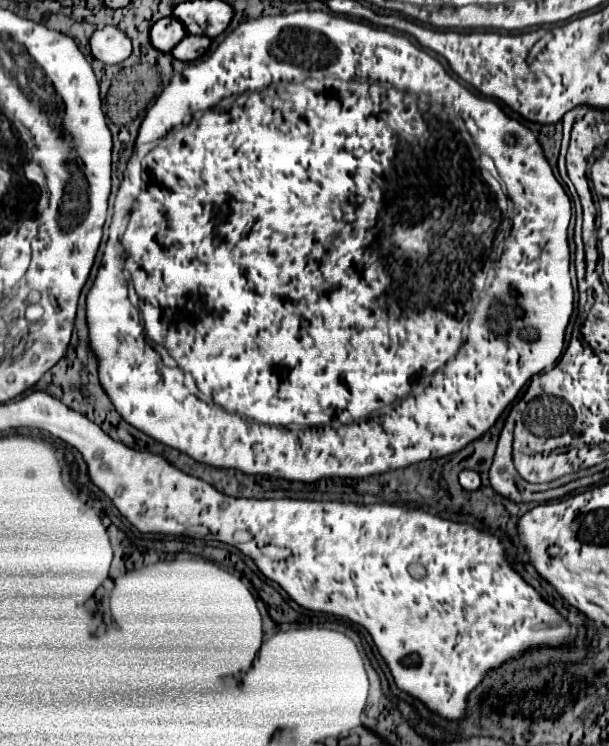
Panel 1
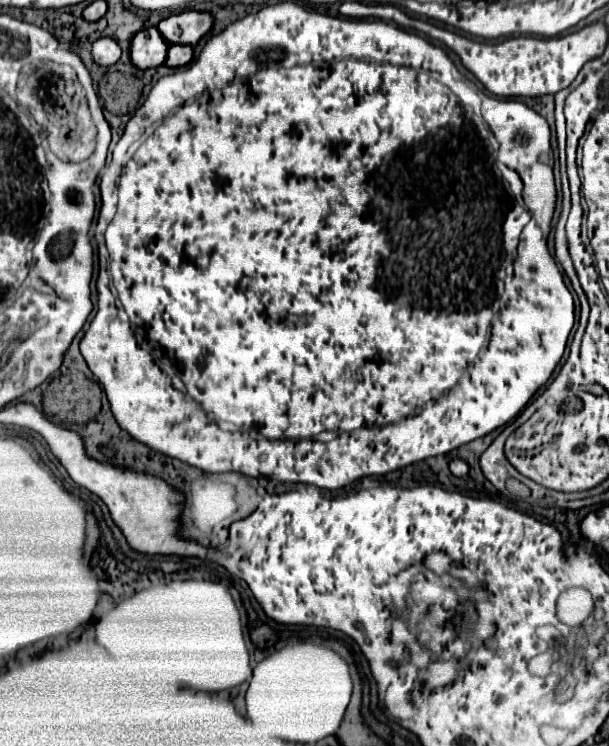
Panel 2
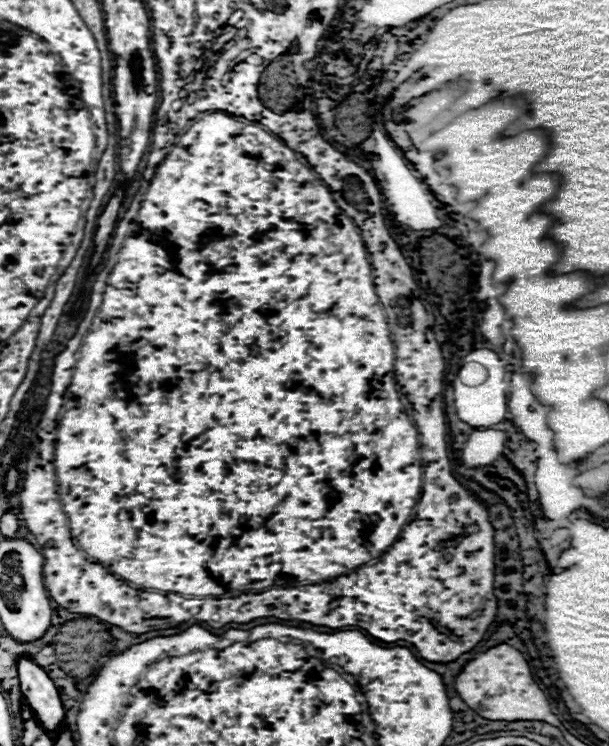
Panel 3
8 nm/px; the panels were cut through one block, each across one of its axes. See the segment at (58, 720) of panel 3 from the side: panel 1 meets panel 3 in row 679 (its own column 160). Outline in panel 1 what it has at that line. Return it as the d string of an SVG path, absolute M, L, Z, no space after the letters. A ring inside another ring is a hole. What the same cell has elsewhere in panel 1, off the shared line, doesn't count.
M174 16L168 18L160 18L152 30L150 30L150 40L154 44L154 48L162 50L162 52L172 52L172 48L186 36L186 28L180 20L176 20Z

